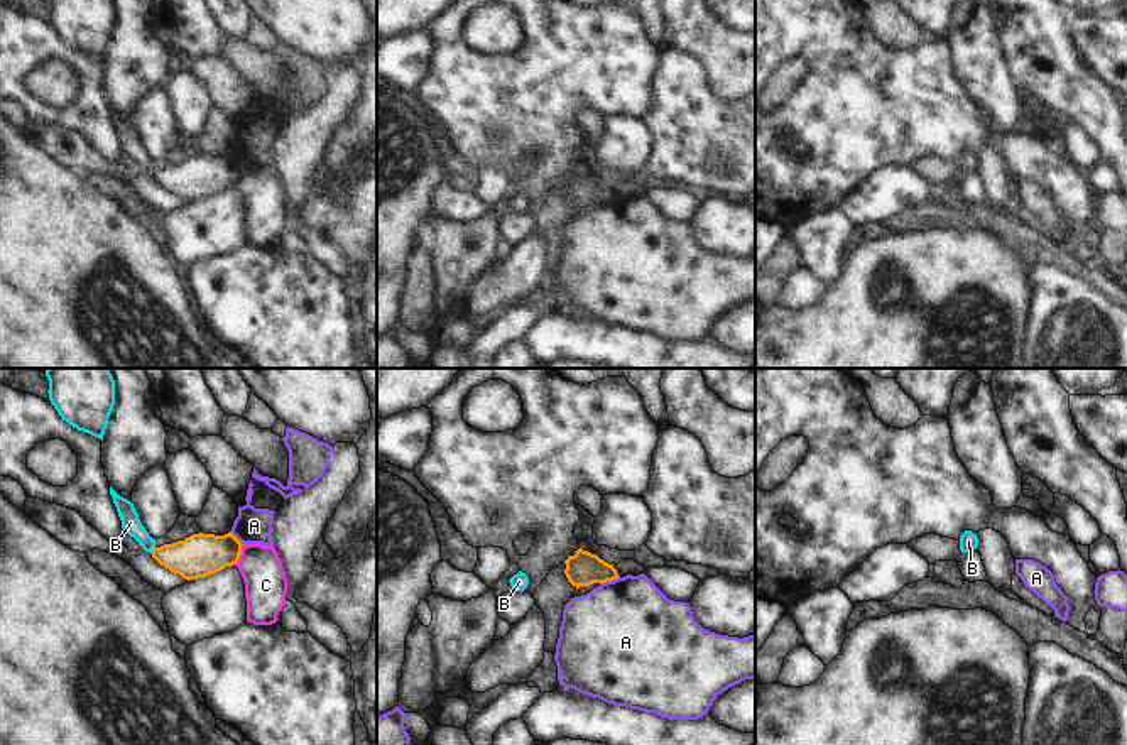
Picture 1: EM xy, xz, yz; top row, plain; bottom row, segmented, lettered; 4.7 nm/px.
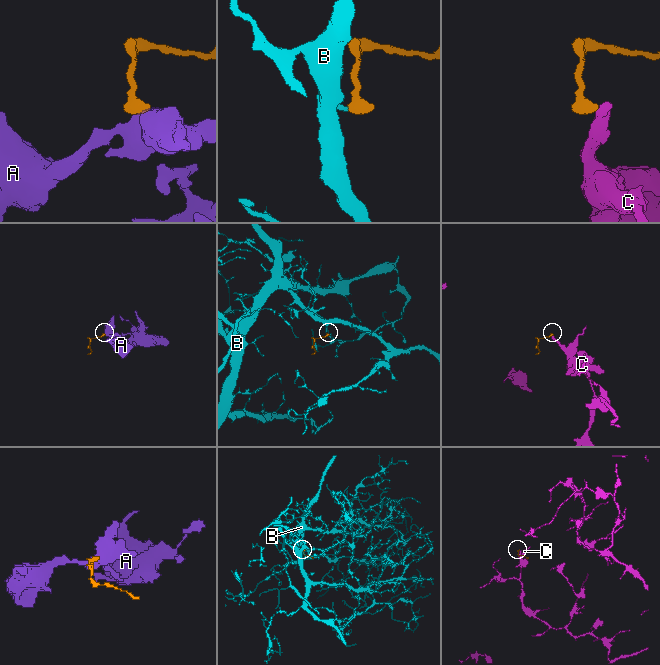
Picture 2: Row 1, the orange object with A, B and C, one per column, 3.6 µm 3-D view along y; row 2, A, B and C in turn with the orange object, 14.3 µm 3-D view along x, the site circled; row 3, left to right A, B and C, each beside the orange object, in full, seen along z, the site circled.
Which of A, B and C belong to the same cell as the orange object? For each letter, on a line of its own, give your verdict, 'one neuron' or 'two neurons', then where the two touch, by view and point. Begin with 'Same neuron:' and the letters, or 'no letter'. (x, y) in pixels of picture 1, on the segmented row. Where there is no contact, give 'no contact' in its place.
Same neuron: B
A: two neurons; meets orange in xz at (609, 580)
B: one neuron; meets orange in xy at (152, 549)
C: two neurons; meets orange in xy at (240, 553)

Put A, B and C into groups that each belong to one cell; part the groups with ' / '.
A / B / C

